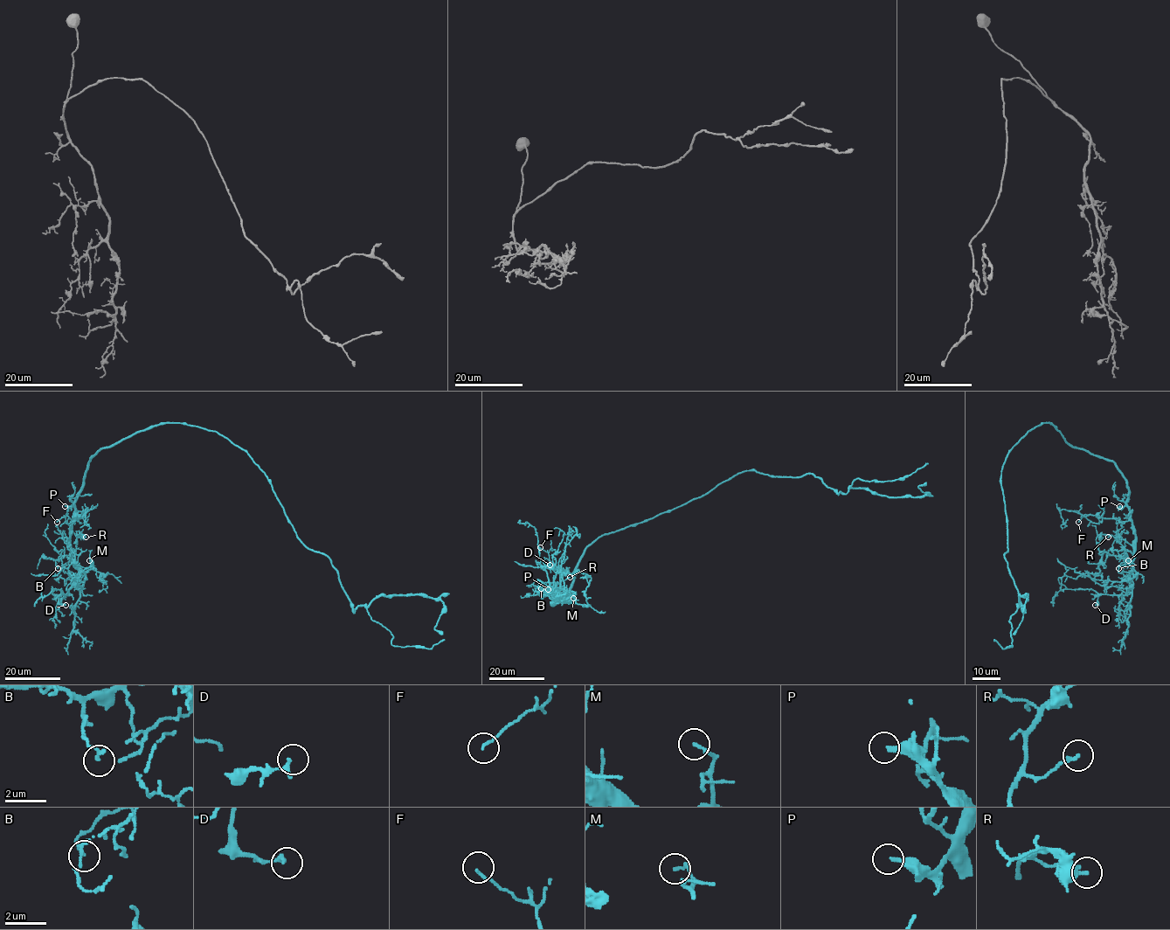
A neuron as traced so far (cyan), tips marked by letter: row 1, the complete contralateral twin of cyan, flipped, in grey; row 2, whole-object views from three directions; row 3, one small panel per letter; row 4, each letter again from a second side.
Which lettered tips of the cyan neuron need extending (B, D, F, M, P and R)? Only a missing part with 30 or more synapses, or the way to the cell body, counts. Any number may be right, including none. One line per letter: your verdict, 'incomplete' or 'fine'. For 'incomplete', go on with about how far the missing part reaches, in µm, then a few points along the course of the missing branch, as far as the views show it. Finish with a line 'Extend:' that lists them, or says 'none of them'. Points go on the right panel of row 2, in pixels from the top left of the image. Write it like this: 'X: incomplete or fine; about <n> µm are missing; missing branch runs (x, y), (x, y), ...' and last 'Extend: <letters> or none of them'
B: fine
D: fine
F: fine
M: fine
P: incomplete; about 7 µm are missing
R: fine
Extend: P

